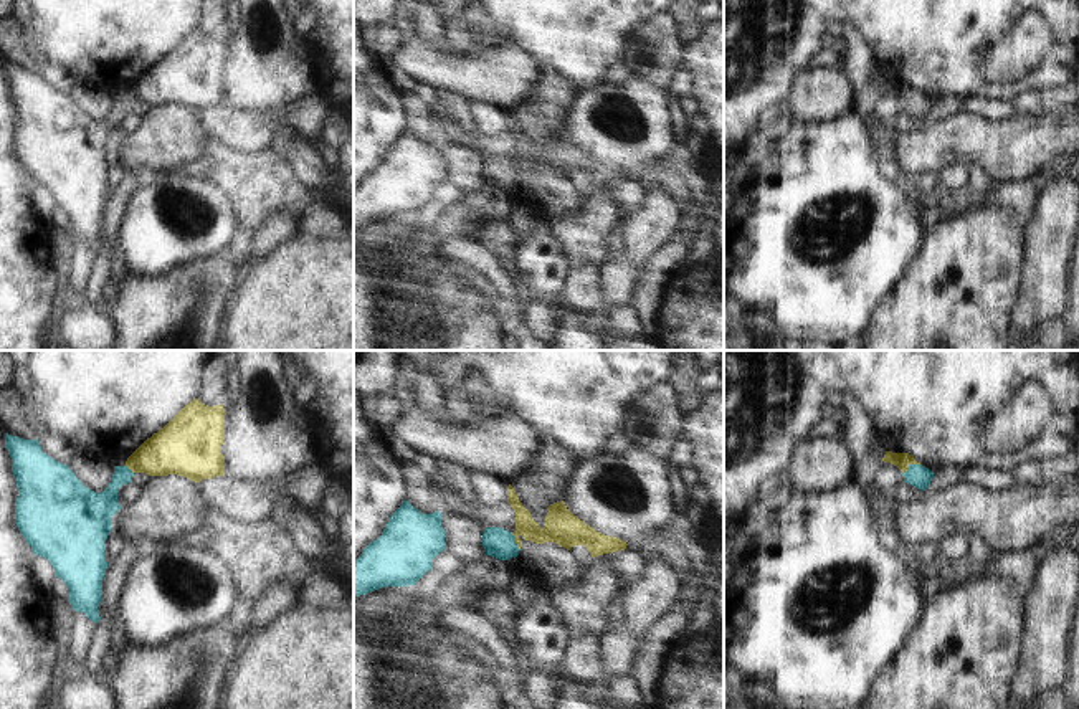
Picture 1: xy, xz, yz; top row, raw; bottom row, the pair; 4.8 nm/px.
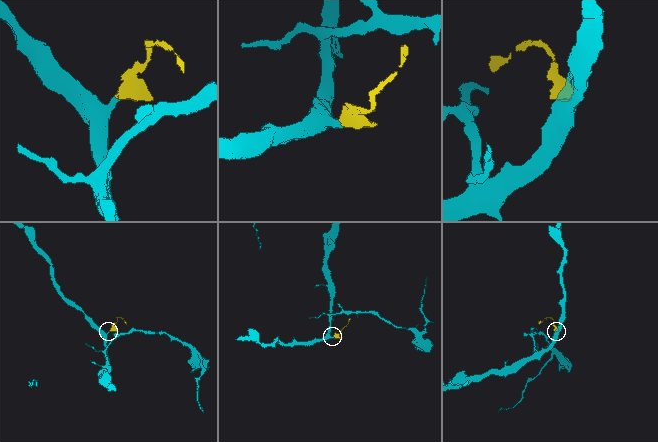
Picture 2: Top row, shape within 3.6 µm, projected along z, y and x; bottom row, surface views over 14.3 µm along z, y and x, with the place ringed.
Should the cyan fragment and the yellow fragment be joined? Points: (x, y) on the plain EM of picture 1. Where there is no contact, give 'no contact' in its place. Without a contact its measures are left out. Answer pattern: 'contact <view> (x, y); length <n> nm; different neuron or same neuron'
contact yz (911, 95); length 100 nm; same neuron

